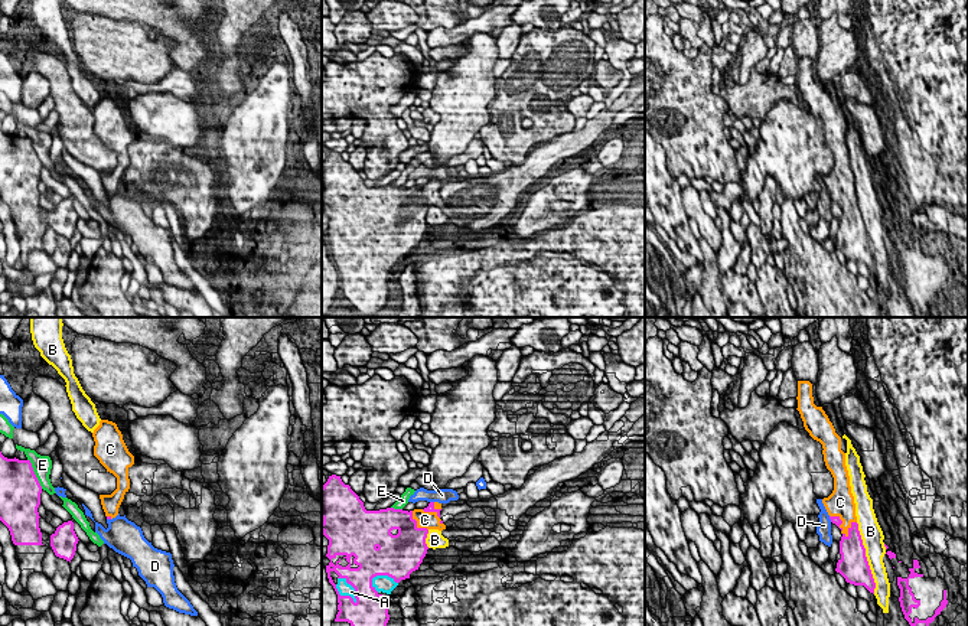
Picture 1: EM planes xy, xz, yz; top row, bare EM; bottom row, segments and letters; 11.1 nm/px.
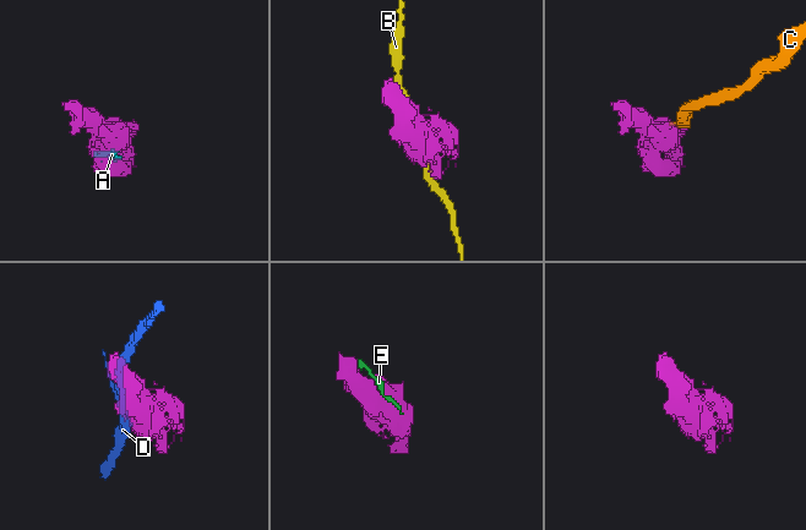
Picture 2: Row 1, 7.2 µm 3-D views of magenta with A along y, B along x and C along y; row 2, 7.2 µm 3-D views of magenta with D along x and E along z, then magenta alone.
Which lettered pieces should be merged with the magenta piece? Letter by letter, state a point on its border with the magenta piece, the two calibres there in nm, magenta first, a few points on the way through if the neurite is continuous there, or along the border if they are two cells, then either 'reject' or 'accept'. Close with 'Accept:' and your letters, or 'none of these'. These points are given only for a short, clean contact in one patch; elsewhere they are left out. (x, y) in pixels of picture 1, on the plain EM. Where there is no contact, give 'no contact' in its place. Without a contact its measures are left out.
A: contact xz (354, 264); calibres 300 and 140 nm; accept
B: contact yz (866, 235); calibres 320 and 240 nm; reject
C: contact yz (841, 199); calibres 190 and 300 nm; accept
D: contact yz (830, 195); calibres 100 and 160 nm; border yz (828, 194), (831, 198); reject
E: contact xy (33, 150); calibres 460 and 220 nm; reject
Accept: A, C

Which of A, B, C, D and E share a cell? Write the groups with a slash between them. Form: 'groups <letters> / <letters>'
groups A C / B / D / E

